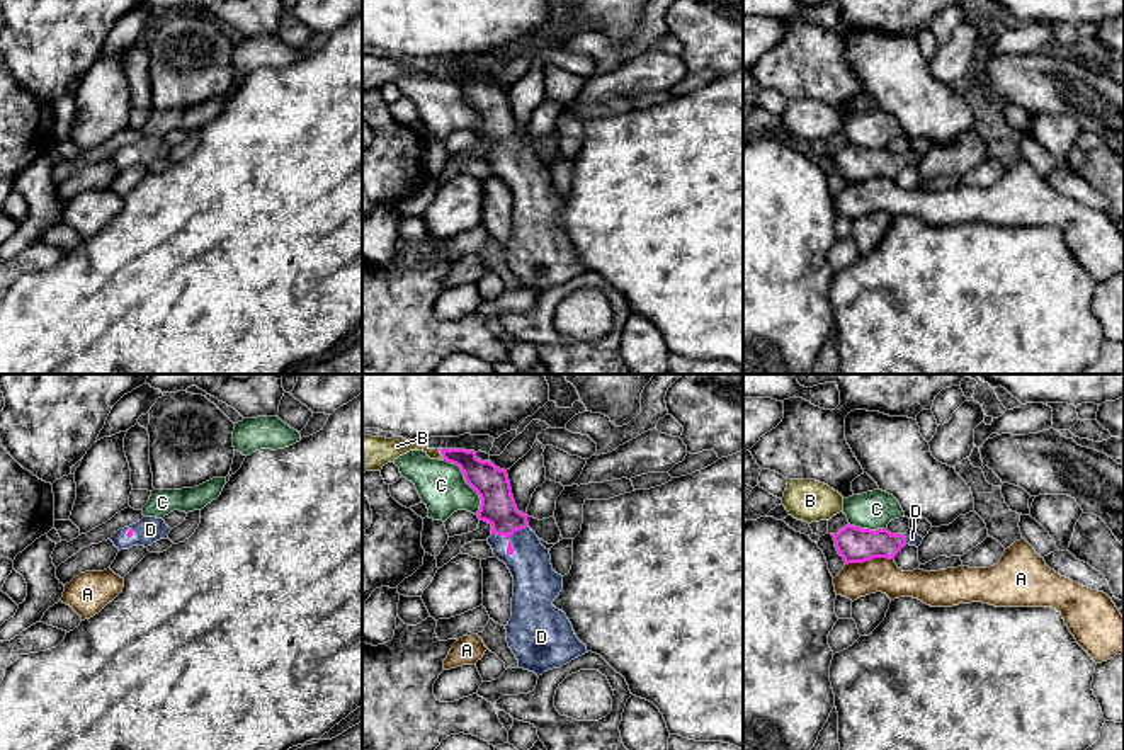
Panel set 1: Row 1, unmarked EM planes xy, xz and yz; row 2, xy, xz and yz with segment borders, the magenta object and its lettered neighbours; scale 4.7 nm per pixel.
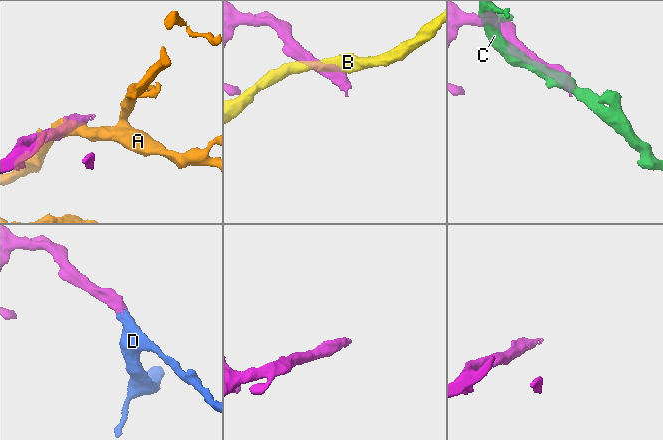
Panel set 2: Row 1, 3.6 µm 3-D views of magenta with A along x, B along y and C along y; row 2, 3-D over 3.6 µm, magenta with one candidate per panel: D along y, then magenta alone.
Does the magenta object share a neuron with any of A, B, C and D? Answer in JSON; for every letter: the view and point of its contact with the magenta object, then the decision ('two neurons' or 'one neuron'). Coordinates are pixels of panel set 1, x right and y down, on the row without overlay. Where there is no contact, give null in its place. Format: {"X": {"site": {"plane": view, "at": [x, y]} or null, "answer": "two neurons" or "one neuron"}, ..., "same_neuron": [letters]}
{"A": {"site": {"plane": "yz", "at": [869, 177]}, "answer": "two neurons"}, "B": {"site": {"plane": "xz", "at": [441, 72]}, "answer": "two neurons"}, "C": {"site": {"plane": "xz", "at": [466, 101]}, "answer": "two neurons"}, "D": {"site": {"plane": "xz", "at": [509, 155]}, "answer": "one neuron"}, "same_neuron": ["D"]}

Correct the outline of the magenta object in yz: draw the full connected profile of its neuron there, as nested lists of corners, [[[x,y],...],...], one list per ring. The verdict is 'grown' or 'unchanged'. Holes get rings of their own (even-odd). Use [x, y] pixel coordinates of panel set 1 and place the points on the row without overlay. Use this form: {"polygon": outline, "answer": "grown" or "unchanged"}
{"polygon": [[[845,145],[837,153],[832,153],[838,173],[849,182],[864,182],[874,177],[894,179],[898,170],[910,165],[920,165],[923,156],[908,148],[905,153],[891,153],[888,148],[860,148]]], "answer": "grown"}

